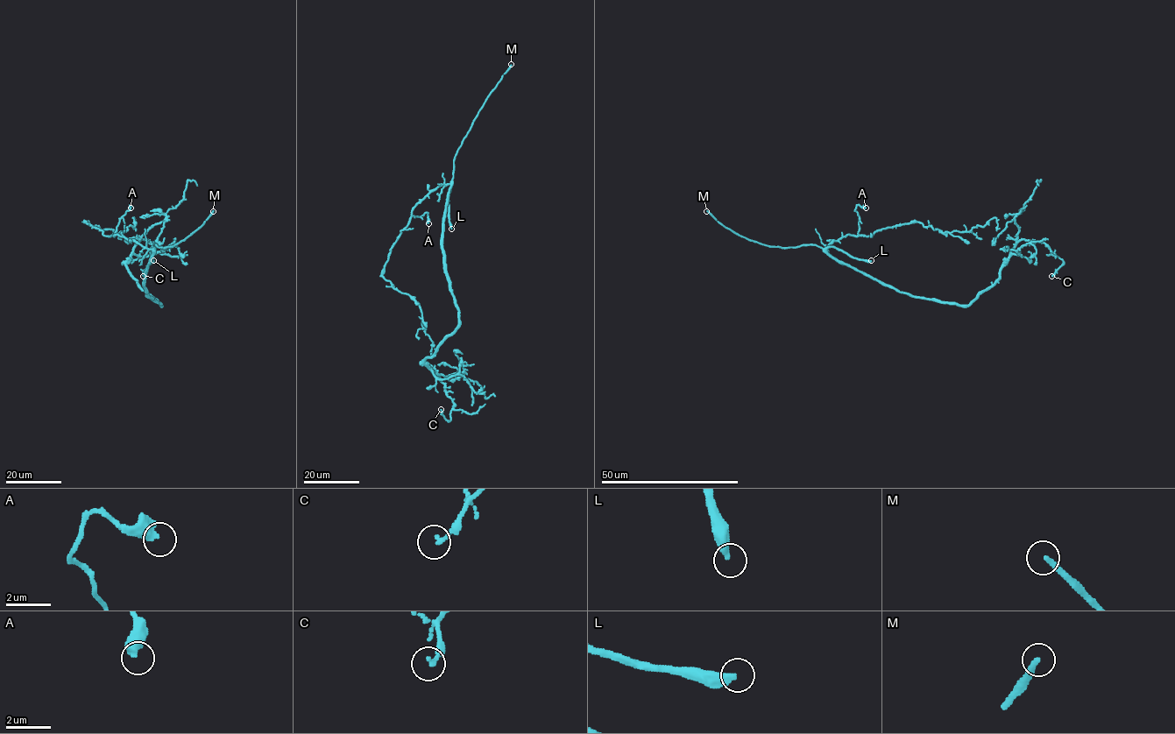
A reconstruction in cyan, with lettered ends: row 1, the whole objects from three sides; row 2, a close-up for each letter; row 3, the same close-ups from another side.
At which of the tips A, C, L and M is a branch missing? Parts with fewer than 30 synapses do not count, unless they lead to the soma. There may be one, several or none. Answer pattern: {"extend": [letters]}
{"extend": ["L"]}

